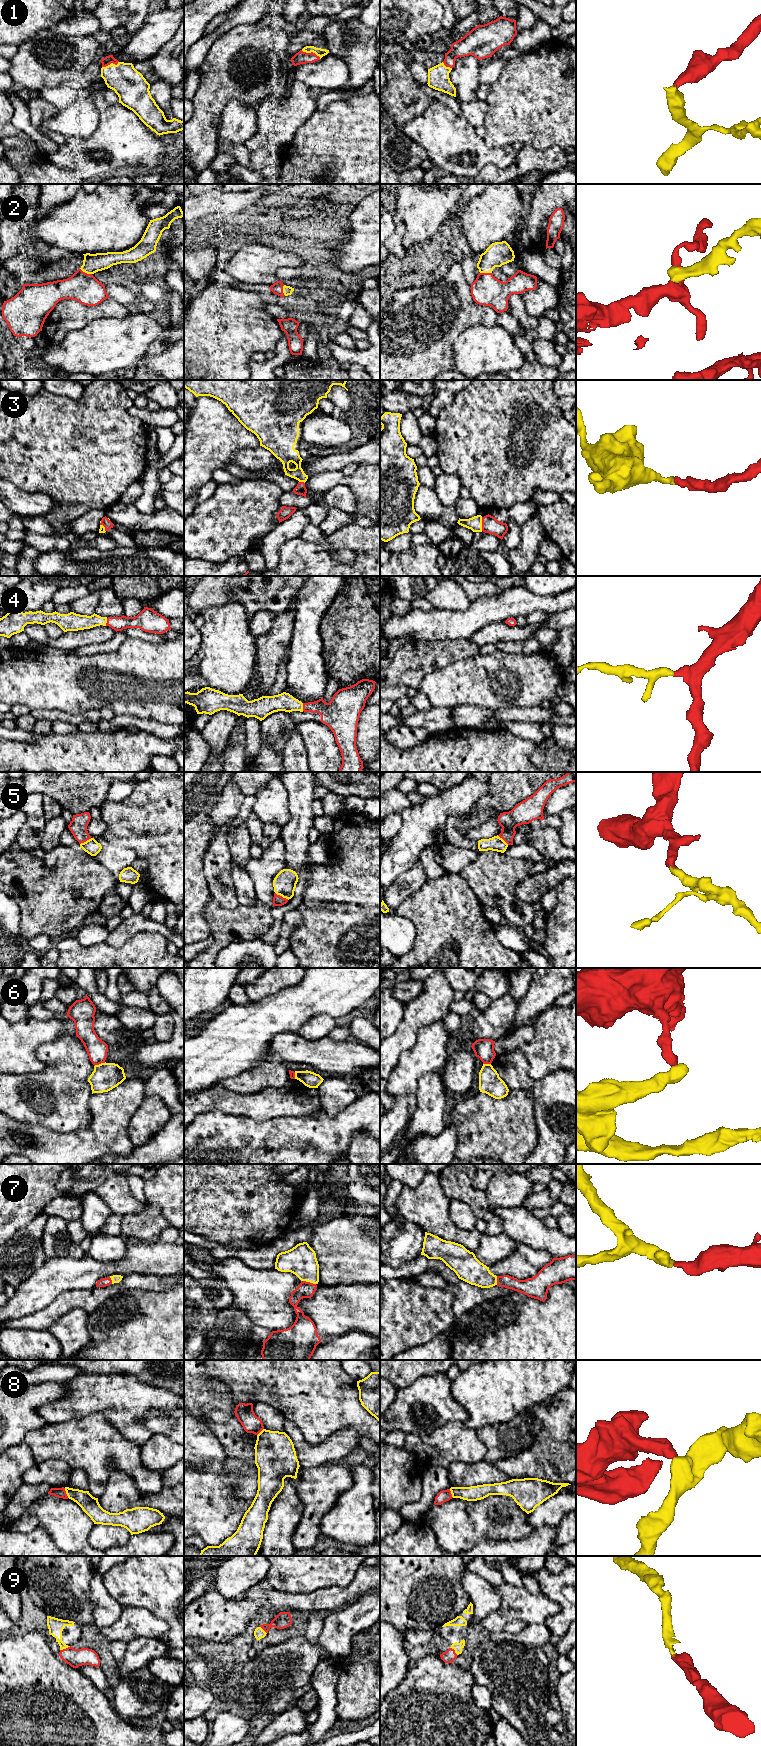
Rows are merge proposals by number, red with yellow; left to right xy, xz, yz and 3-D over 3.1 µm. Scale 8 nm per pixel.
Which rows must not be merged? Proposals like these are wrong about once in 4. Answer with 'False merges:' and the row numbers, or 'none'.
False merges: 6, 8

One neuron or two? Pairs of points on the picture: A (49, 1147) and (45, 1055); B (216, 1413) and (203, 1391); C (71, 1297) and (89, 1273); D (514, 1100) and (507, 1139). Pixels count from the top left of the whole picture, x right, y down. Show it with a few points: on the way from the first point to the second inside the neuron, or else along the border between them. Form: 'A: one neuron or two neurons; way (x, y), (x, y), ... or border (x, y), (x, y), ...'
A: two neurons; border (25, 1123), (41, 1124), (60, 1133), (71, 1132)
B: one neuron; way (216, 1408), (206, 1396)
C: two neurons; border (95, 1285), (89, 1288), (68, 1289), (56, 1297)
D: one neuron; way (514, 1110), (512, 1121), (507, 1126), (507, 1129)

